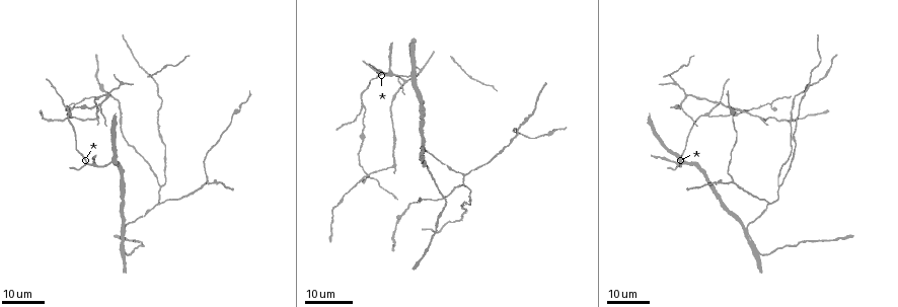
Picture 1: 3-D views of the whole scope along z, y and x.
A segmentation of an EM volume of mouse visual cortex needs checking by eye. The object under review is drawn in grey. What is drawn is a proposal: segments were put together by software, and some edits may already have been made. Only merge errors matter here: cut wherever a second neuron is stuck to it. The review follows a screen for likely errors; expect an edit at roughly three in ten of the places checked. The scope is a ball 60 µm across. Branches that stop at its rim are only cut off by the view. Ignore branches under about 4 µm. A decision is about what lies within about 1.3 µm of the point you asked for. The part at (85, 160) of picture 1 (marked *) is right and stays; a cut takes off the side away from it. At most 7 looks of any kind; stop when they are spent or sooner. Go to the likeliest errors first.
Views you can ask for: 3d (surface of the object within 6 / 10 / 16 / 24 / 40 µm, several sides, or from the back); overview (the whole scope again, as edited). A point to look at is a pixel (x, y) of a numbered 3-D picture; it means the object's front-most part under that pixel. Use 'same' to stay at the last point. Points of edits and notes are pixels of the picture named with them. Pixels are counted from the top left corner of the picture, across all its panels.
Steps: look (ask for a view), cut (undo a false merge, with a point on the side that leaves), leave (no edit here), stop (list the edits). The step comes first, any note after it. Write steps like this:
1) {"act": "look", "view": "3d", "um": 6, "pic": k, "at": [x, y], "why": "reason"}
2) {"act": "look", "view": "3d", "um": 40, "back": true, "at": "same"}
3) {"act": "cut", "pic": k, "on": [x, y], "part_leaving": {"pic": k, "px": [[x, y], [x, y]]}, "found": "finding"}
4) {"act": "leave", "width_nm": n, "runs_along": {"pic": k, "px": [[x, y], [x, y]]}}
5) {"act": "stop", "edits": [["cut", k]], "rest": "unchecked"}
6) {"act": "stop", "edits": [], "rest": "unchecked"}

{"act": "look", "view": "3d", "um": 16, "pic": 1, "at": [735, 179], "why": "three-way junction"}

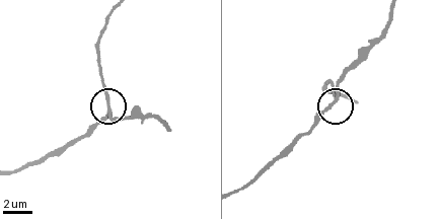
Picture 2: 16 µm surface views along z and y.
{"act": "look", "view": "3d", "um": 6, "pic": 2, "at": [335, 98]}

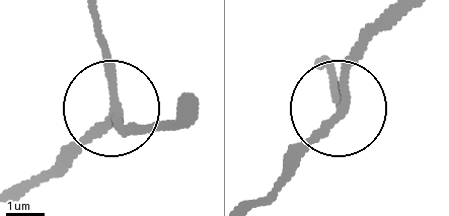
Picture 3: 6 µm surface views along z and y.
{"act": "leave", "runs_along": {"pic": 3, "px": [[257, 201], [338, 111], [364, 29]]}, "found": "continuous, no second neuron"}

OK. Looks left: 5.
{"act": "look", "view": "3d", "um": 16, "pic": 1, "at": [76, 103], "why": "three-way junction"}

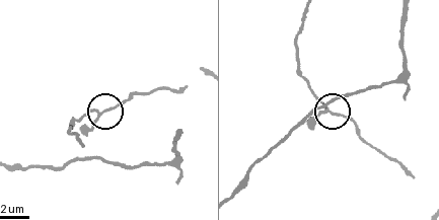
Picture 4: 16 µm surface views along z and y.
{"act": "look", "view": "3d", "um": 10, "pic": 4, "at": [99, 115], "why": "closer look"}

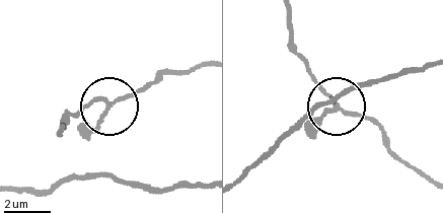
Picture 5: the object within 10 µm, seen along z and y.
{"act": "leave", "runs_along": {"pic": 5, "px": [[58, 131], [89, 105], [117, 103], [155, 80]]}, "found": "all the same neuron"}

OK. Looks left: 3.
{"act": "look", "view": "3d", "um": 16, "pic": 1, "at": [779, 186], "why": "three arms meet"}

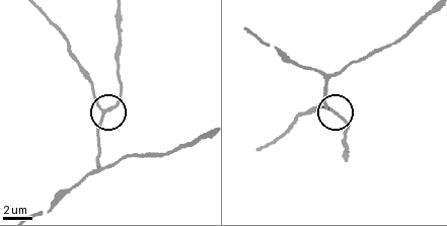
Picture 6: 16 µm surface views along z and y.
{"act": "look", "view": "3d", "um": 6, "pic": 6, "at": [104, 109]}

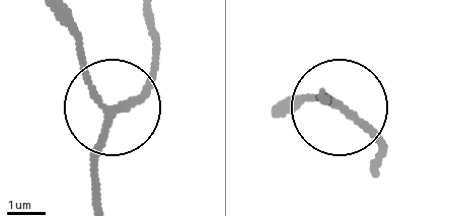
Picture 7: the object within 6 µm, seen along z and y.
{"act": "look", "view": "3d", "um": 6, "back": true, "pic": 7, "at": [109, 109]}

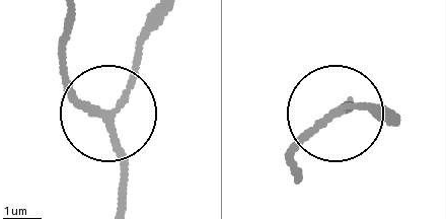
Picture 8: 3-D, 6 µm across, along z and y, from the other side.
{"act": "leave", "runs_along": {"pic": 8, "px": [[121, 210], [110, 123], [156, 29]]}, "found": "continuous, no second neuron"}

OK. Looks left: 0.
{"act": "stop", "edits": [], "rest": "unchecked"}

